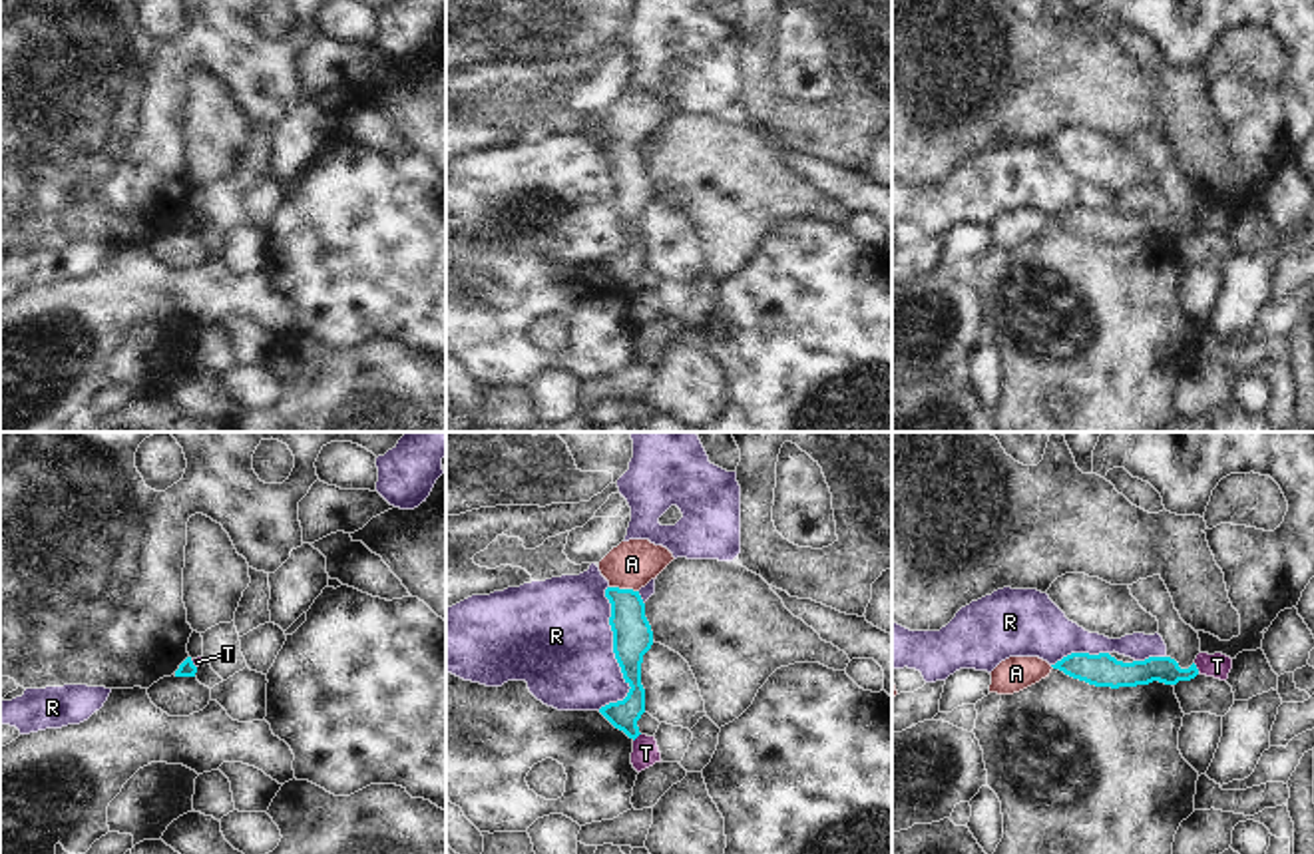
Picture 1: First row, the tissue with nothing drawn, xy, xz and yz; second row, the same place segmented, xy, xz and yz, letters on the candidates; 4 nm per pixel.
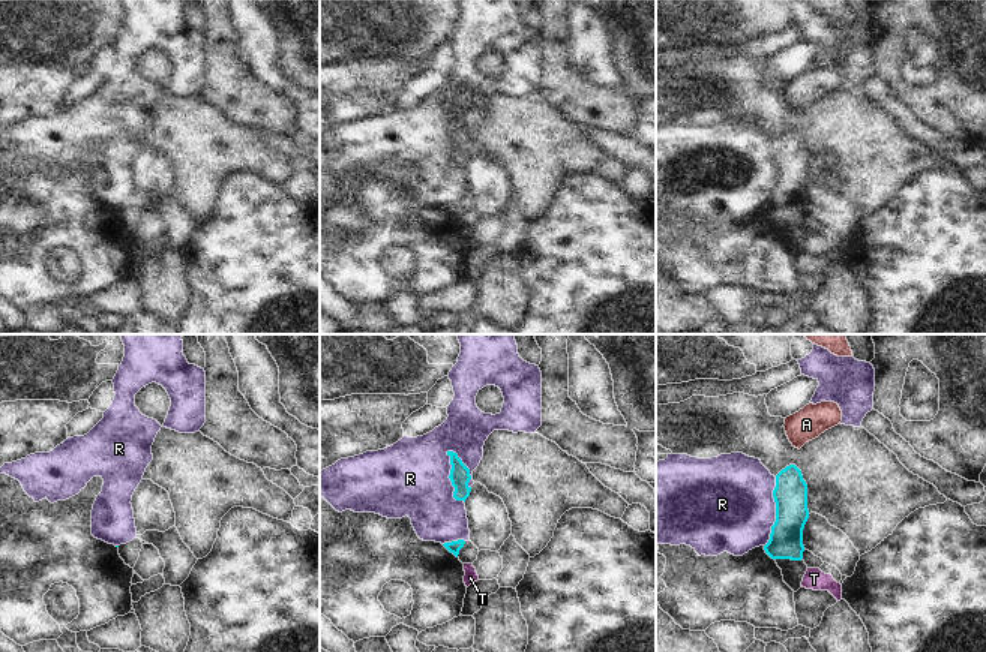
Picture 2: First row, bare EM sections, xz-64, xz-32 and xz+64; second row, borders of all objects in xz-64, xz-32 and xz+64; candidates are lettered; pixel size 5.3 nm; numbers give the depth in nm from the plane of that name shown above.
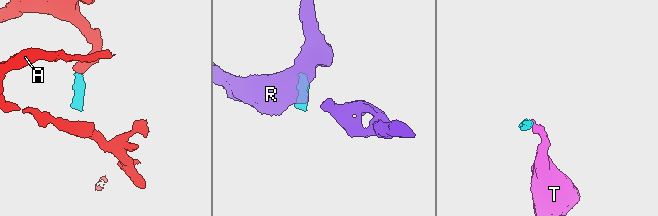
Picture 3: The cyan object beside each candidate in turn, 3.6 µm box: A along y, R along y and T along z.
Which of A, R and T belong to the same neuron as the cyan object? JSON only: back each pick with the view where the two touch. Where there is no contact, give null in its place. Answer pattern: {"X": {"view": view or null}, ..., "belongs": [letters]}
{"A": {"view": "xz"}, "belongs": ["A"]}

